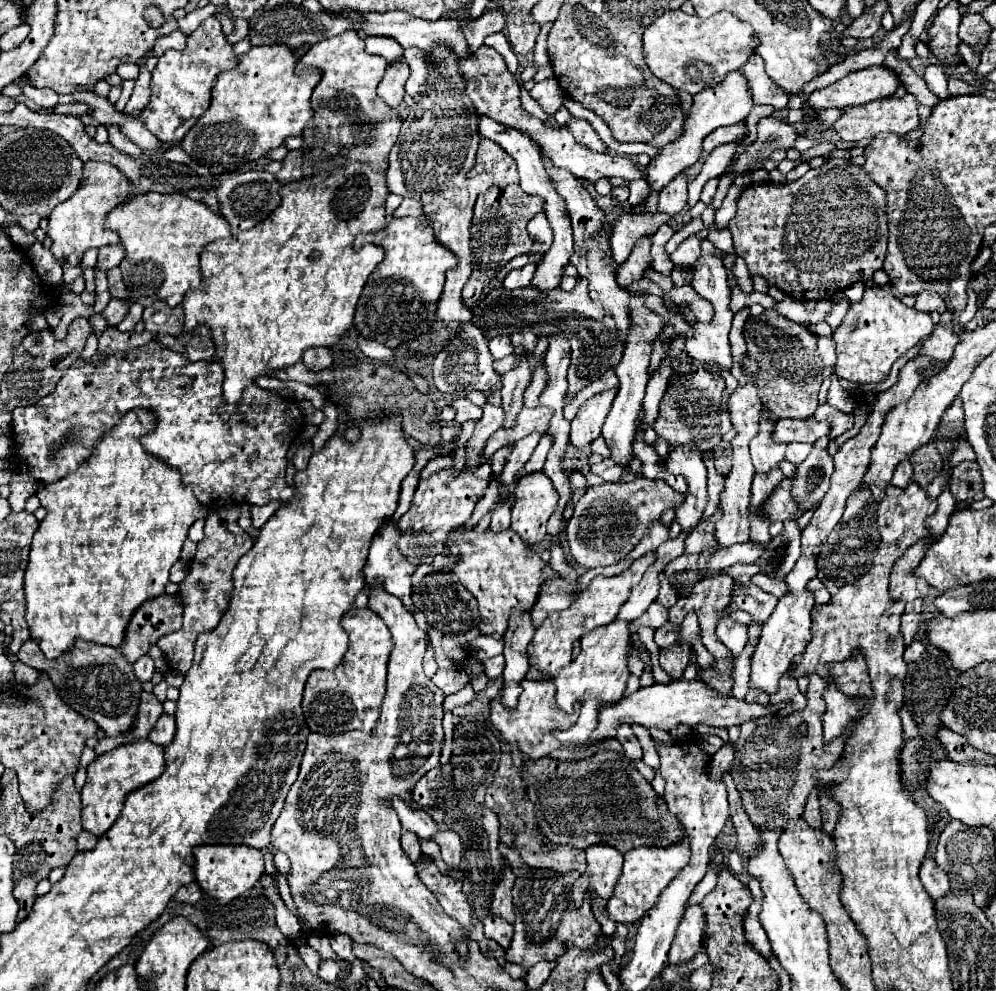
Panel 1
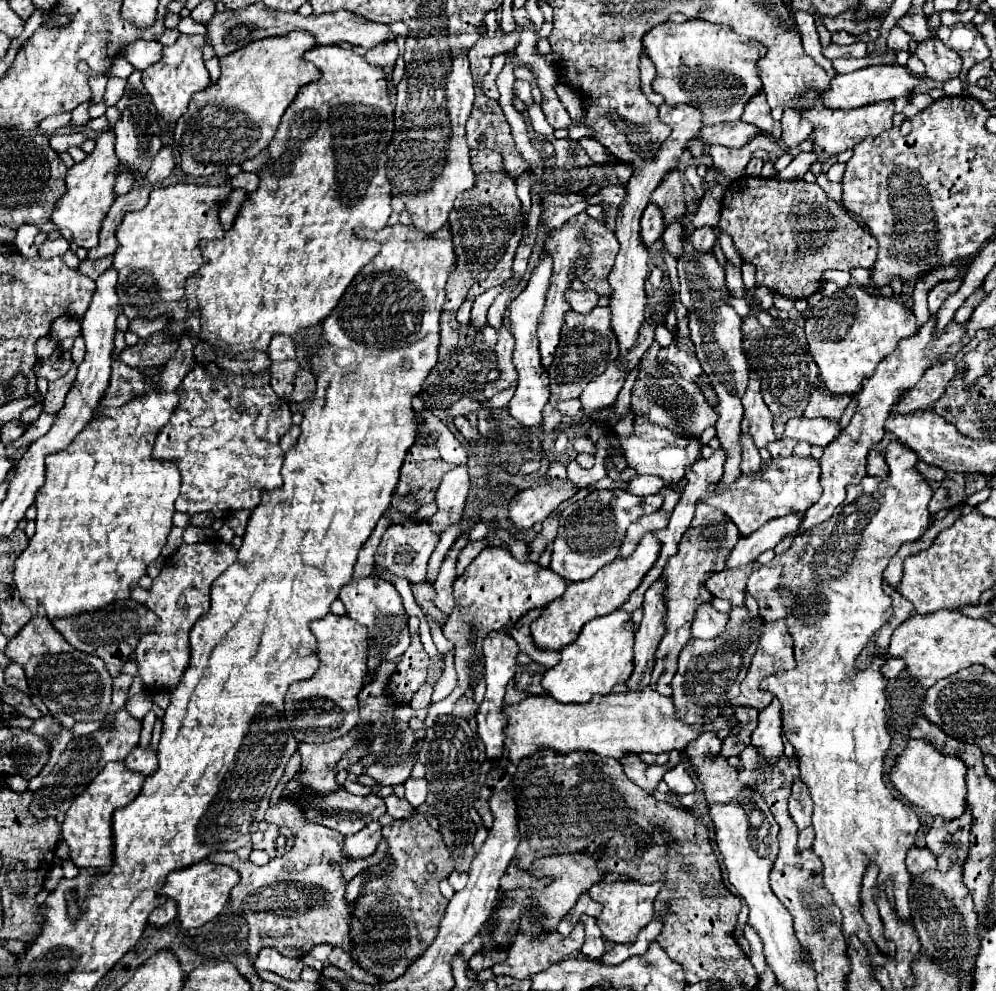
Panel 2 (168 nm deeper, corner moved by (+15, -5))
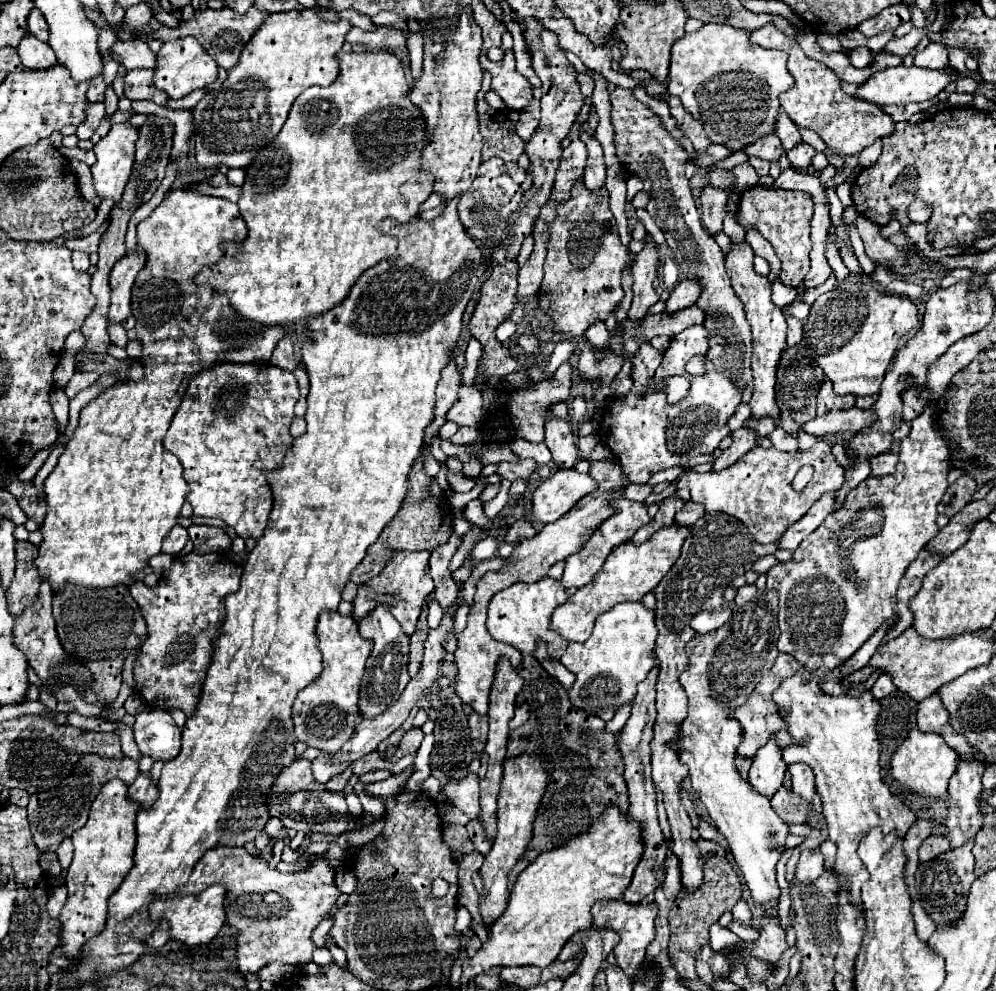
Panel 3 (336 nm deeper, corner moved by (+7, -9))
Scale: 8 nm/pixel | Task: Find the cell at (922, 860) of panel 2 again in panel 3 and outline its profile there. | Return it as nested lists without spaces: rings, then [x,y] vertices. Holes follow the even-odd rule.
[[[932,835],[932,837],[928,837],[928,841],[920,843],[920,849],[918,849],[920,863],[928,863],[928,861],[936,859],[938,855],[946,853],[948,849],[950,849],[950,845],[942,835]]]

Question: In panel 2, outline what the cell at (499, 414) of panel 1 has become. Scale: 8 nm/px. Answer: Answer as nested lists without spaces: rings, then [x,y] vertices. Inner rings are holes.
[[[458,465],[454,471],[448,471],[436,491],[436,503],[438,513],[430,517],[430,525],[434,533],[446,531],[450,525],[458,525],[466,507],[466,497],[470,489],[470,477],[468,467]]]

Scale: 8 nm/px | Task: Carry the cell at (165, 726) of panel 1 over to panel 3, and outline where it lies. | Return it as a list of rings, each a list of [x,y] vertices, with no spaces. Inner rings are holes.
[[[140,773],[136,781],[128,787],[128,795],[140,805],[152,805],[158,797],[158,785],[150,779],[150,773]]]

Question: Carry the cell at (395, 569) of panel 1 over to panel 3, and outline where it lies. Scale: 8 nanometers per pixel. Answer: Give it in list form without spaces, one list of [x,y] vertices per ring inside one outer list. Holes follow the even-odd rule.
[[[376,605],[368,617],[362,617],[358,621],[360,635],[364,639],[374,641],[374,649],[370,653],[370,659],[366,661],[366,675],[360,689],[360,713],[362,717],[376,717],[386,711],[386,707],[400,697],[406,683],[410,681],[408,675],[408,649],[410,649],[410,637],[404,633],[402,625],[392,617],[392,613],[386,609],[386,605]]]

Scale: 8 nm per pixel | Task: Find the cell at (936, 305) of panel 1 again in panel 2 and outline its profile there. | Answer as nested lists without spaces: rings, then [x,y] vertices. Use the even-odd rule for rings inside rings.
[[[960,263],[960,273],[958,273],[954,279],[938,283],[938,285],[928,293],[928,307],[930,307],[930,313],[936,313],[936,311],[940,309],[940,305],[944,303],[944,299],[950,297],[950,295],[954,295],[954,293],[960,289],[962,279],[964,279],[964,275],[966,275],[966,271],[968,271],[968,265],[970,265],[970,263]]]

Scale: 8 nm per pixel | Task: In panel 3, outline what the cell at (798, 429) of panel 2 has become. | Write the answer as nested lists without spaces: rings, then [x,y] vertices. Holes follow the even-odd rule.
[[[852,407],[848,411],[830,411],[822,417],[814,417],[812,421],[808,421],[802,429],[818,439],[826,437],[826,435],[842,435],[842,433],[858,433],[862,429],[868,429],[874,421],[874,413],[862,411],[858,407]]]

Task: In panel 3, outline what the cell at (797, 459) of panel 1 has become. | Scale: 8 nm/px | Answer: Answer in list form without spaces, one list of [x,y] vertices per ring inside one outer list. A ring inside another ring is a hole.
[[[776,427],[768,439],[772,441],[772,445],[778,449],[778,451],[798,451],[798,439],[796,437],[790,437],[782,427]]]

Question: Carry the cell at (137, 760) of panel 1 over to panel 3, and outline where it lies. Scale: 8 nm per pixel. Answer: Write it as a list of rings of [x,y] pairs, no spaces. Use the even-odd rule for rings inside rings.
[[[112,779],[96,795],[86,825],[72,833],[74,859],[66,873],[68,901],[60,913],[62,953],[66,957],[76,957],[82,945],[106,925],[108,897],[120,887],[134,865],[134,819],[138,809],[140,805],[128,797],[128,785],[124,785],[122,779]]]

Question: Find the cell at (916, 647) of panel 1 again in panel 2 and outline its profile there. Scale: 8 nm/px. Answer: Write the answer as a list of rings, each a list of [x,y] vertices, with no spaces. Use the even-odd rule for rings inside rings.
[[[886,659],[884,661],[884,665],[880,667],[880,673],[886,677],[886,679],[894,679],[894,677],[898,677],[898,673],[904,669],[904,661],[900,661],[900,659]]]

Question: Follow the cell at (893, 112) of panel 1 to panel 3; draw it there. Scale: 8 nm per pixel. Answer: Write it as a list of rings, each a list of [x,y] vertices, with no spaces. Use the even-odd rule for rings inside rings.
[[[774,23],[762,25],[760,29],[754,29],[750,33],[750,41],[762,47],[782,49],[788,53],[788,71],[794,77],[794,87],[780,93],[780,107],[788,113],[788,117],[800,125],[816,131],[822,141],[842,157],[856,155],[870,147],[876,139],[892,135],[894,121],[888,113],[882,111],[882,107],[876,107],[868,101],[858,101],[850,95],[846,95],[840,89],[840,79],[832,69],[828,69],[824,63],[818,63],[810,57],[806,57],[798,45],[798,41],[788,39],[780,29],[776,29]]]

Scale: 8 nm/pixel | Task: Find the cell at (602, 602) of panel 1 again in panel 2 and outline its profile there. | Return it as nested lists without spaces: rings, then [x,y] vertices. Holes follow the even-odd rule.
[[[646,533],[642,541],[638,543],[636,551],[630,557],[618,557],[610,565],[602,567],[596,577],[590,577],[588,581],[582,581],[580,585],[568,585],[564,597],[548,603],[540,617],[532,623],[532,639],[540,649],[550,649],[550,651],[560,651],[568,643],[576,641],[580,629],[594,617],[602,617],[624,605],[630,597],[630,593],[642,583],[646,577],[648,569],[656,563],[660,555],[662,543],[654,537],[654,533]]]

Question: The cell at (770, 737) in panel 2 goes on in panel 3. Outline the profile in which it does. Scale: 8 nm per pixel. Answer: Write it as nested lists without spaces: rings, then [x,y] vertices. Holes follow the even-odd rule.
[[[768,741],[768,745],[758,749],[748,773],[748,781],[758,793],[772,797],[782,785],[786,767],[788,765],[782,759],[782,749],[776,745],[776,741]]]

